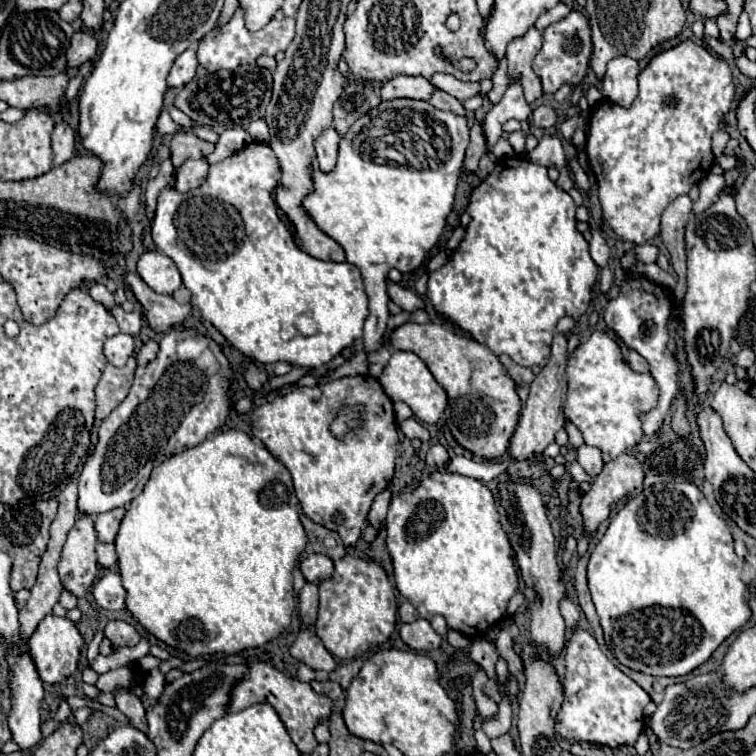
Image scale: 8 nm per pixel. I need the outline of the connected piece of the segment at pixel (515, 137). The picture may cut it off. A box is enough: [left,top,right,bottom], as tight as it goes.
[508,130,525,156]

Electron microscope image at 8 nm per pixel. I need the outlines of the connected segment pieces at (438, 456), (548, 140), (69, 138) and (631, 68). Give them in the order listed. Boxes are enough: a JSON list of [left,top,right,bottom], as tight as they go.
[[426,445,448,469],[528,137,568,171],[52,121,76,165],[602,57,640,109]]

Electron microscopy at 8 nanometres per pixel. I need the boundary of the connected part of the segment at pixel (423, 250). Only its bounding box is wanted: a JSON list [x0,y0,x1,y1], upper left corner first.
[302,99,468,377]

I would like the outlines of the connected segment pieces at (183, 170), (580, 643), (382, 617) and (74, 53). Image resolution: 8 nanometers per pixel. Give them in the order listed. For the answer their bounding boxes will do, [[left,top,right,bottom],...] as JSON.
[[176,159,210,193],[556,631,650,749],[314,555,398,661],[68,31,98,69]]

